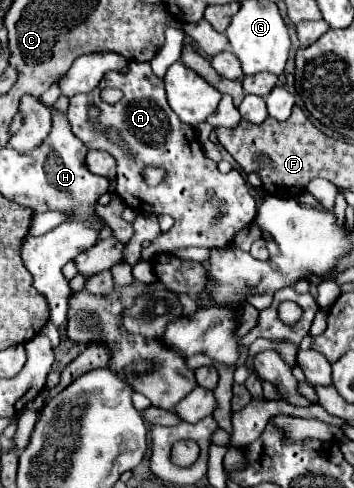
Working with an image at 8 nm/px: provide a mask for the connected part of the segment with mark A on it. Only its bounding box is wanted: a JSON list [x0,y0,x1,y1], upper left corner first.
[68,63,256,259]

